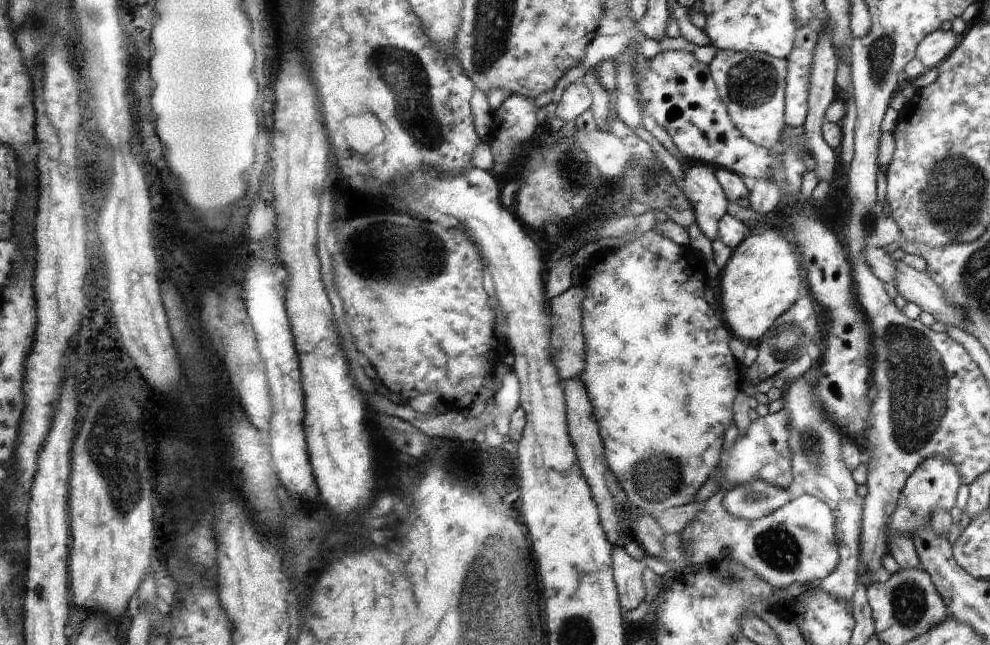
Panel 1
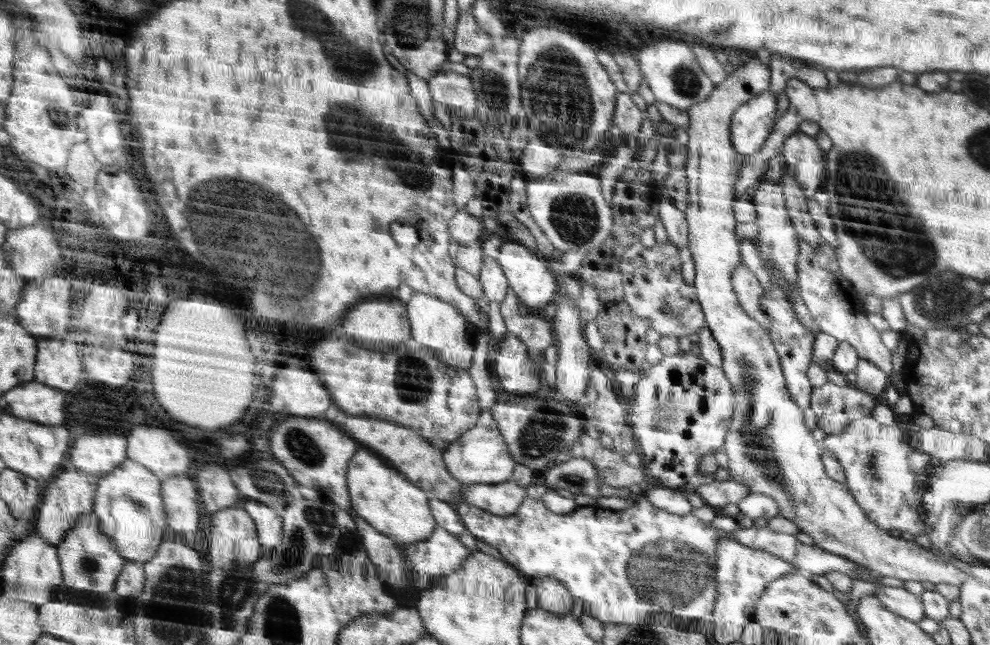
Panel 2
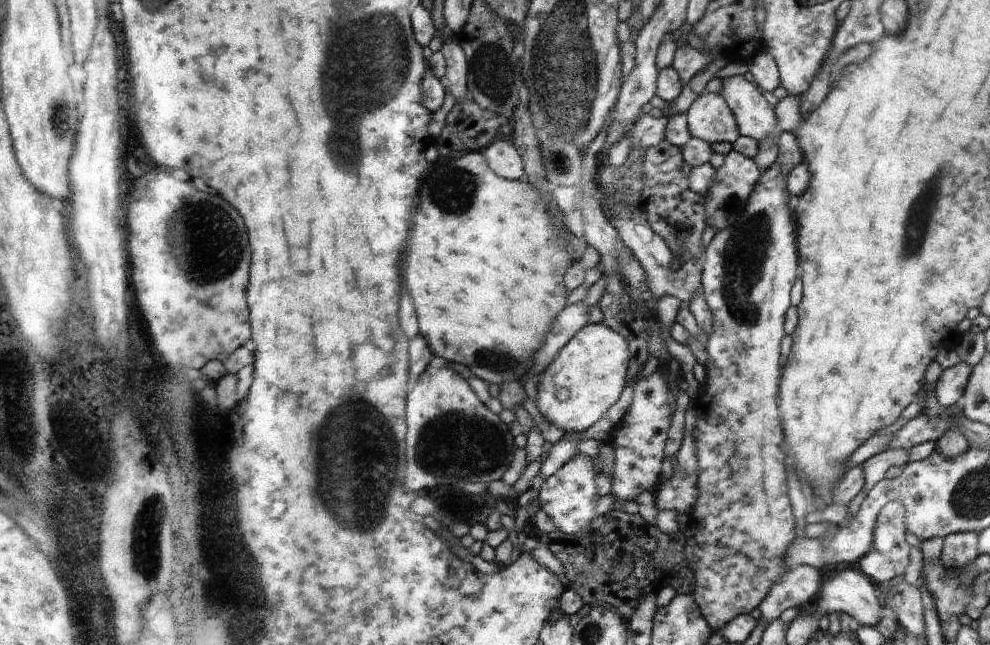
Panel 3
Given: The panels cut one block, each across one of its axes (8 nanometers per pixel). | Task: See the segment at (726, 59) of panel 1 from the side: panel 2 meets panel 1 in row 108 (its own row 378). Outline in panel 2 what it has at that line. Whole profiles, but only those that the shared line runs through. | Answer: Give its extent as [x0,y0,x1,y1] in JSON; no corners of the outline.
[664,58,970,586]

